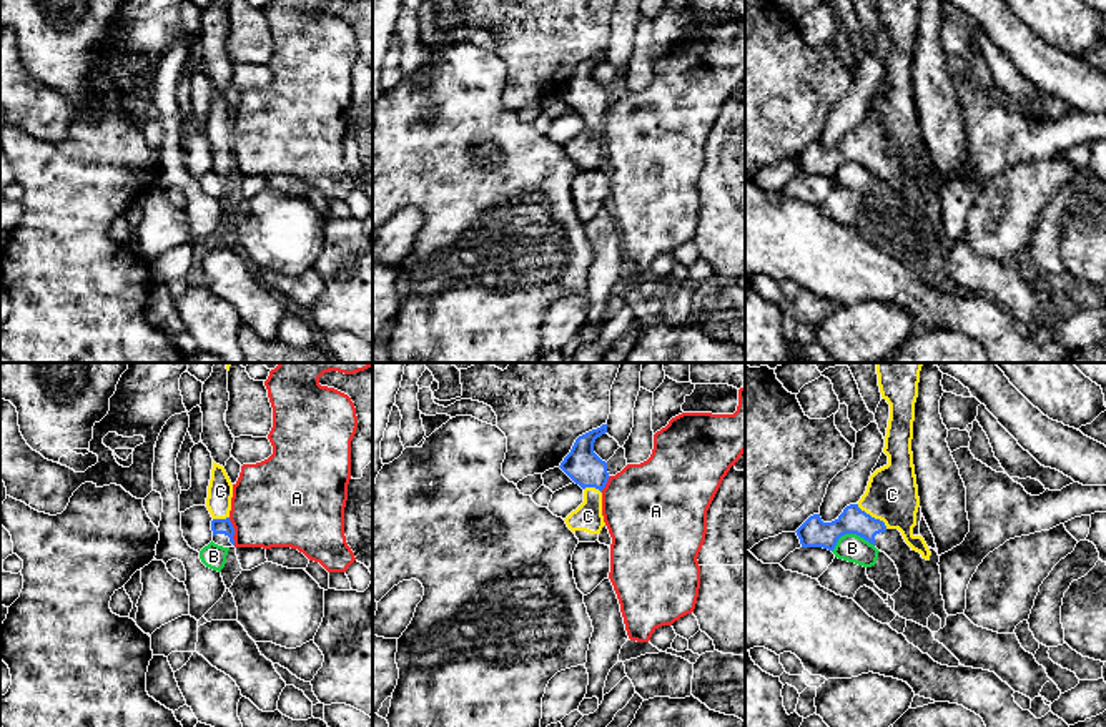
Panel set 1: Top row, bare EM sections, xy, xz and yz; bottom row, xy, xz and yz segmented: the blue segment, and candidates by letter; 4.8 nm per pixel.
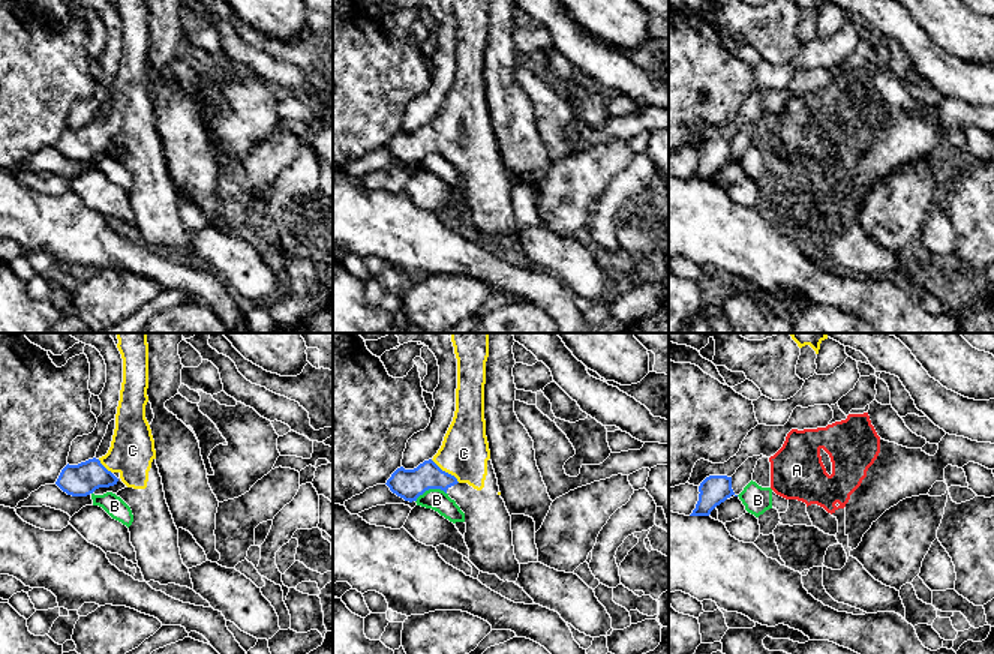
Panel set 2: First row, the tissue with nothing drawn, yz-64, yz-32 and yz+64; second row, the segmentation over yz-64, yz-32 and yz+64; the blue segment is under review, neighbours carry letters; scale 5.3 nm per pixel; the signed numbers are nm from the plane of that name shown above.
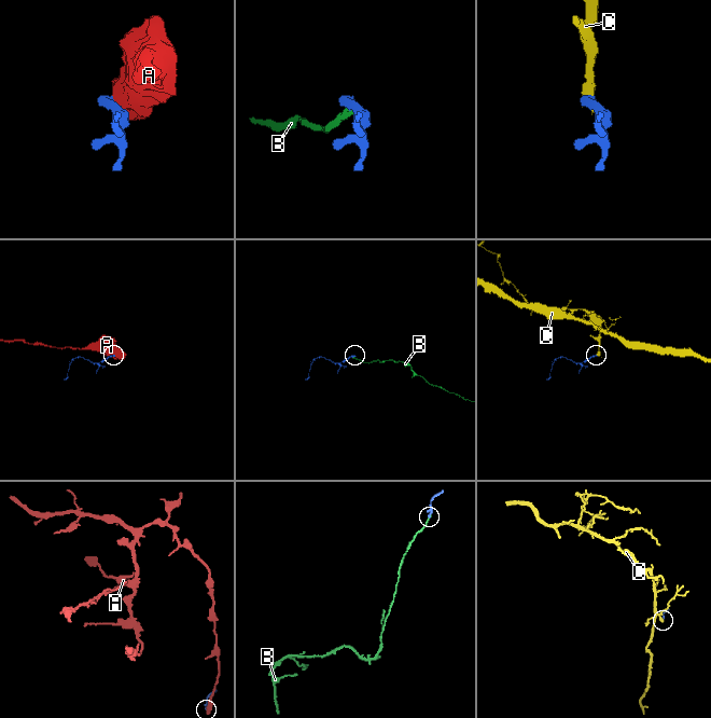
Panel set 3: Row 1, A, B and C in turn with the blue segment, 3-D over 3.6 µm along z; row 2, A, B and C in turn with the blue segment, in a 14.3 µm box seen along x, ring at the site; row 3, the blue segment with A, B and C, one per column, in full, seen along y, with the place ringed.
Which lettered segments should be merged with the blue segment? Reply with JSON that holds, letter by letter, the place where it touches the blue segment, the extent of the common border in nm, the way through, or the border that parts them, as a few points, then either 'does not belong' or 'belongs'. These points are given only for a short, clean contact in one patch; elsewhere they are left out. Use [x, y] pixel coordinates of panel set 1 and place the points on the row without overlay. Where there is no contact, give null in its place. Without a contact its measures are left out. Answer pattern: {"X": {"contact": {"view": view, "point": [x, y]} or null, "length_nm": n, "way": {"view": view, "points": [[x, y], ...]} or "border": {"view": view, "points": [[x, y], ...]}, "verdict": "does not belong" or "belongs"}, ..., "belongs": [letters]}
{"A": {"contact": {"view": "xy", "point": [233, 158]}, "length_nm": 140, "border": {"view": "xy", "points": [[228, 145], [235, 172]]}, "verdict": "does not belong"}, "B": {"contact": {"view": "yz", "point": [850, 160]}, "length_nm": 220, "border": {"view": "yz", "points": [[873, 173], [855, 162], [844, 162], [832, 178]]}, "verdict": "does not belong"}, "C": {"contact": {"view": "yz", "point": [873, 145]}, "length_nm": 190, "way": {"view": "yz", "points": [[852, 148], [873, 145], [892, 122]]}, "verdict": "belongs"}, "belongs": ["C"]}

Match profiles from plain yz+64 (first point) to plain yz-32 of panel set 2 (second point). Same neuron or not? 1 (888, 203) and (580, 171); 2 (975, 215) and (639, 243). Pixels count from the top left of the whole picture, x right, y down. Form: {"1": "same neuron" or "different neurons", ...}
{"1": "same neuron", "2": "same neuron"}

